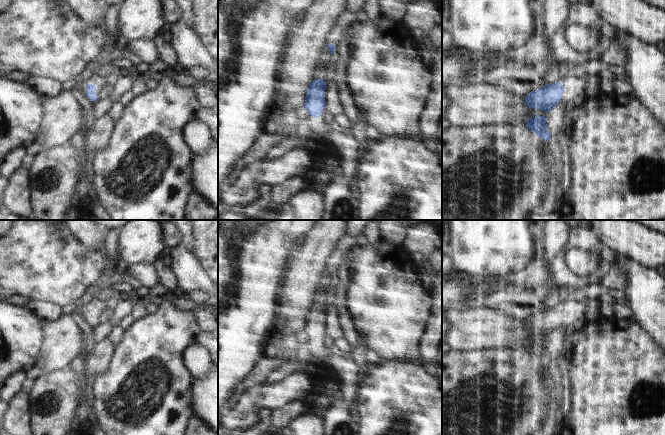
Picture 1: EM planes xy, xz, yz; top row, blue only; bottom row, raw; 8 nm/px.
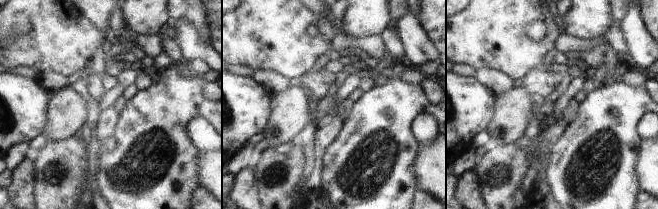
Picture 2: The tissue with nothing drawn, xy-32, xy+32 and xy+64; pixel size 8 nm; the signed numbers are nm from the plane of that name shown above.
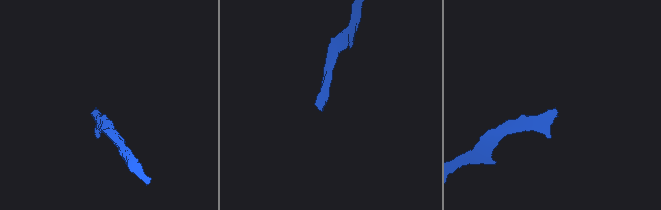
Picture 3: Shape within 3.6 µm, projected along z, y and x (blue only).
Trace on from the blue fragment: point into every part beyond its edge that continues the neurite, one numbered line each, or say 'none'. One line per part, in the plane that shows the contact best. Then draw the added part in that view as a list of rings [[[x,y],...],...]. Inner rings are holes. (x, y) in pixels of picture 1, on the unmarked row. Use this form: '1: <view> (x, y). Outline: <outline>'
1: xy (82, 311). Outline: [[[77,304],[77,306],[76,306],[76,311],[84,318],[84,320],[86,321],[86,323],[93,329],[93,328],[95,328],[99,323],[100,323],[100,312],[98,312],[98,311],[96,311],[96,314],[95,314],[95,316],[96,316],[96,319],[98,320],[98,323],[96,324],[96,325],[91,325],[90,323],[89,323],[89,321],[87,321],[86,319],[85,319],[85,317],[86,317],[86,311],[87,311],[87,309],[86,308],[83,308],[82,306],[81,306],[81,304]]]

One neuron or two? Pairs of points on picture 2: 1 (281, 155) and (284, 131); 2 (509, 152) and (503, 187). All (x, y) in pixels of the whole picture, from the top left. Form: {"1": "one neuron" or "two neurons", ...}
{"1": "two neurons", "2": "one neuron"}

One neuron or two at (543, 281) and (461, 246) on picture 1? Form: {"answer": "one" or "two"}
{"answer": "two"}

